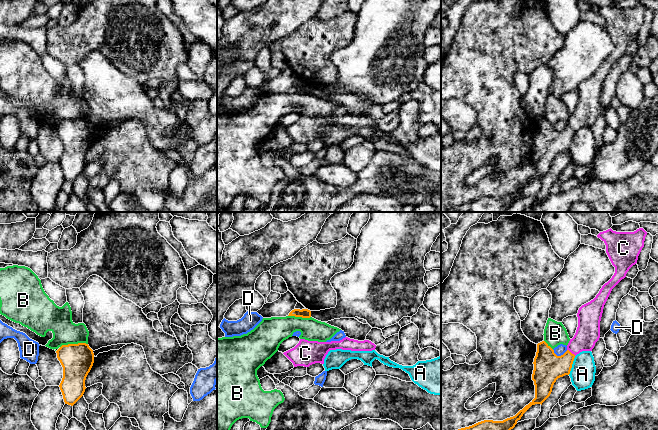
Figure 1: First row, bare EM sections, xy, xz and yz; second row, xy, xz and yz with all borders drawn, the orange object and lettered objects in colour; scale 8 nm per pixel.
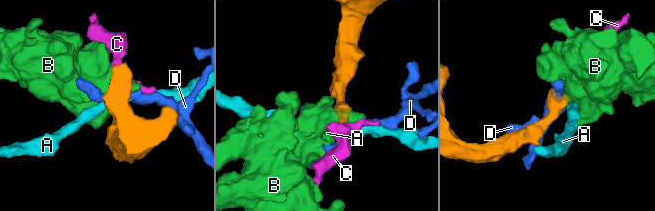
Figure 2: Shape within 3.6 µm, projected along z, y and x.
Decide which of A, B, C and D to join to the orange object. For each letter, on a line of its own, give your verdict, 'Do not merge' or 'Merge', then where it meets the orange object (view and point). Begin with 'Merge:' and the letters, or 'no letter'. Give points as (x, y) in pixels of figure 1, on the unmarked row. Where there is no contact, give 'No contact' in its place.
Merge: C
A: Do not merge. Touches orange at yz (571, 141)
B: Do not merge. Touches orange at xy (73, 120)
C: Merge. Touches orange at yz (570, 128)
D: Do not merge. Touches orange at yz (559, 132)

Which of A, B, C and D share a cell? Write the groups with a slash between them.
A / B / C / D

